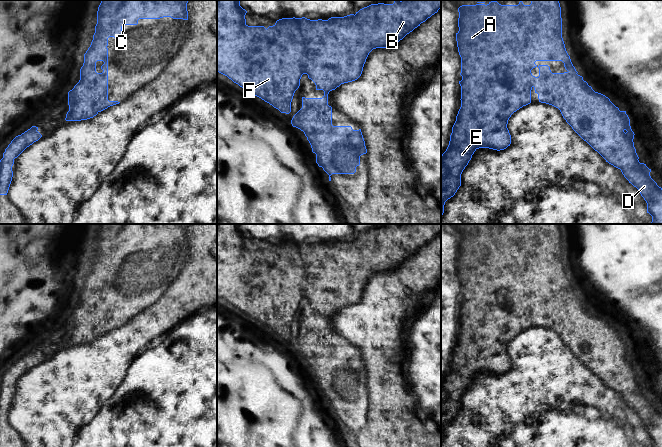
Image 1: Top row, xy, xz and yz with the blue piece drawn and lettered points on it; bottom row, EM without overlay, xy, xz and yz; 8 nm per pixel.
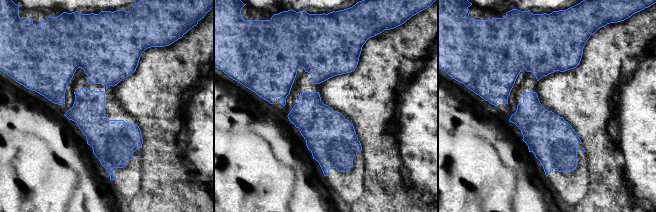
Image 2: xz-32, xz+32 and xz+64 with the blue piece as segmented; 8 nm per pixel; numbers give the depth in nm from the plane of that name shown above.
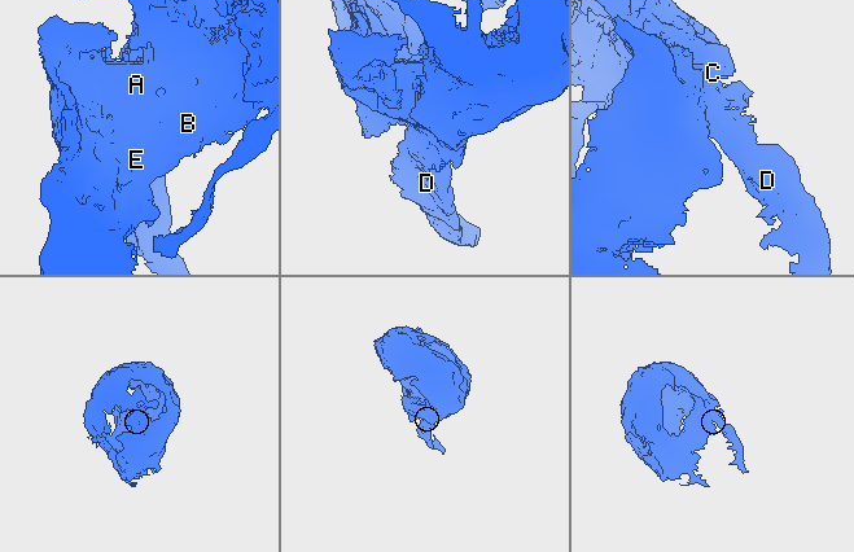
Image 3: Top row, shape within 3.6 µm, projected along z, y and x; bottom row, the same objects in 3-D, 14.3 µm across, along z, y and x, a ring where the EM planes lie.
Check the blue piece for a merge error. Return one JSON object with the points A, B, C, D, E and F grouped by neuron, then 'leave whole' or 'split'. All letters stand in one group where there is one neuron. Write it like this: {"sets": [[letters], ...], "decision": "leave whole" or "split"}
{"sets": [["A", "B", "C", "D", "E", "F"]], "decision": "leave whole"}

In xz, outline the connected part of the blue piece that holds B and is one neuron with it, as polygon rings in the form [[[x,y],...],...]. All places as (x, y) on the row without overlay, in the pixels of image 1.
[[[217,224],[217,296],[227,300],[234,307],[238,308],[243,313],[247,314],[251,318],[261,322],[265,326],[278,333],[281,337],[289,338],[291,336],[291,326],[295,315],[300,310],[300,303],[303,298],[307,298],[315,309],[316,314],[323,314],[324,320],[322,322],[305,322],[302,321],[302,332],[293,340],[291,348],[304,356],[307,364],[309,365],[312,376],[316,378],[316,387],[319,391],[329,399],[329,405],[331,405],[332,398],[354,398],[356,391],[360,389],[360,380],[367,377],[365,365],[359,354],[353,354],[351,350],[333,350],[332,349],[332,331],[328,329],[328,318],[330,315],[335,314],[341,308],[352,306],[357,304],[363,295],[364,288],[369,277],[376,272],[389,272],[394,268],[402,264],[407,258],[412,256],[415,252],[420,250],[428,242],[438,236],[441,232],[441,224],[394,224],[393,228],[371,228],[367,231],[360,233],[356,238],[350,238],[344,241],[331,241],[328,244],[310,244],[305,241],[302,242],[282,242],[276,245],[273,250],[269,250],[267,253],[264,250],[248,250],[246,248],[245,239],[247,235],[240,230],[239,224]]]

